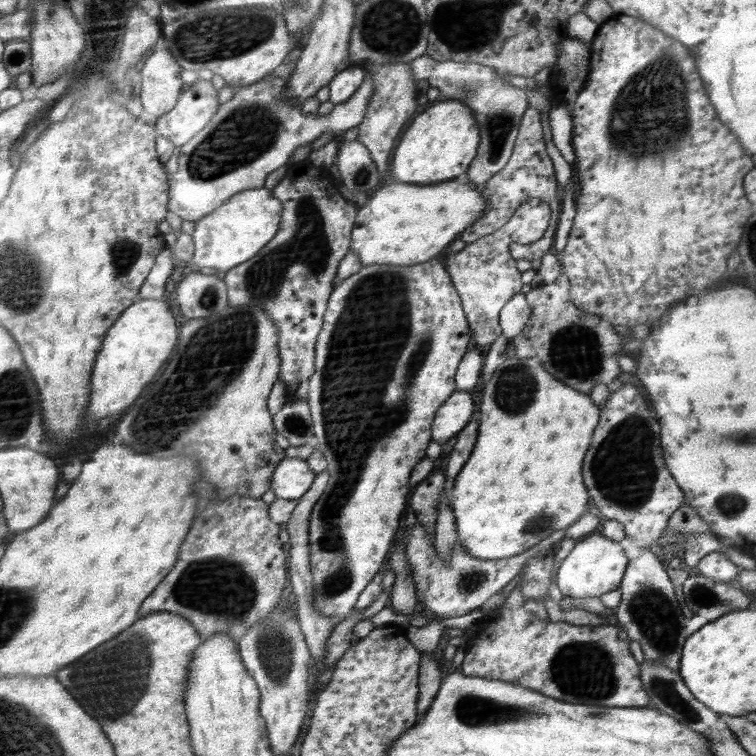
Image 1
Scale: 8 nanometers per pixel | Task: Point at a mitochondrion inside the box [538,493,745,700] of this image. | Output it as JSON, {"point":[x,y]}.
{"point":[656,618]}

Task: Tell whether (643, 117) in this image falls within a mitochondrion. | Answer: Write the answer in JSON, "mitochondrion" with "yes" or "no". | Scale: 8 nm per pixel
{"mitochondrion":"yes"}

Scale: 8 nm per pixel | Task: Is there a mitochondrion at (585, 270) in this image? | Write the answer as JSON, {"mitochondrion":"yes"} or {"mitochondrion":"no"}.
{"mitochondrion":"no"}

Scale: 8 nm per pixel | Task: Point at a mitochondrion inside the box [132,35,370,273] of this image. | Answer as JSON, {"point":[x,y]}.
{"point":[245,133]}

